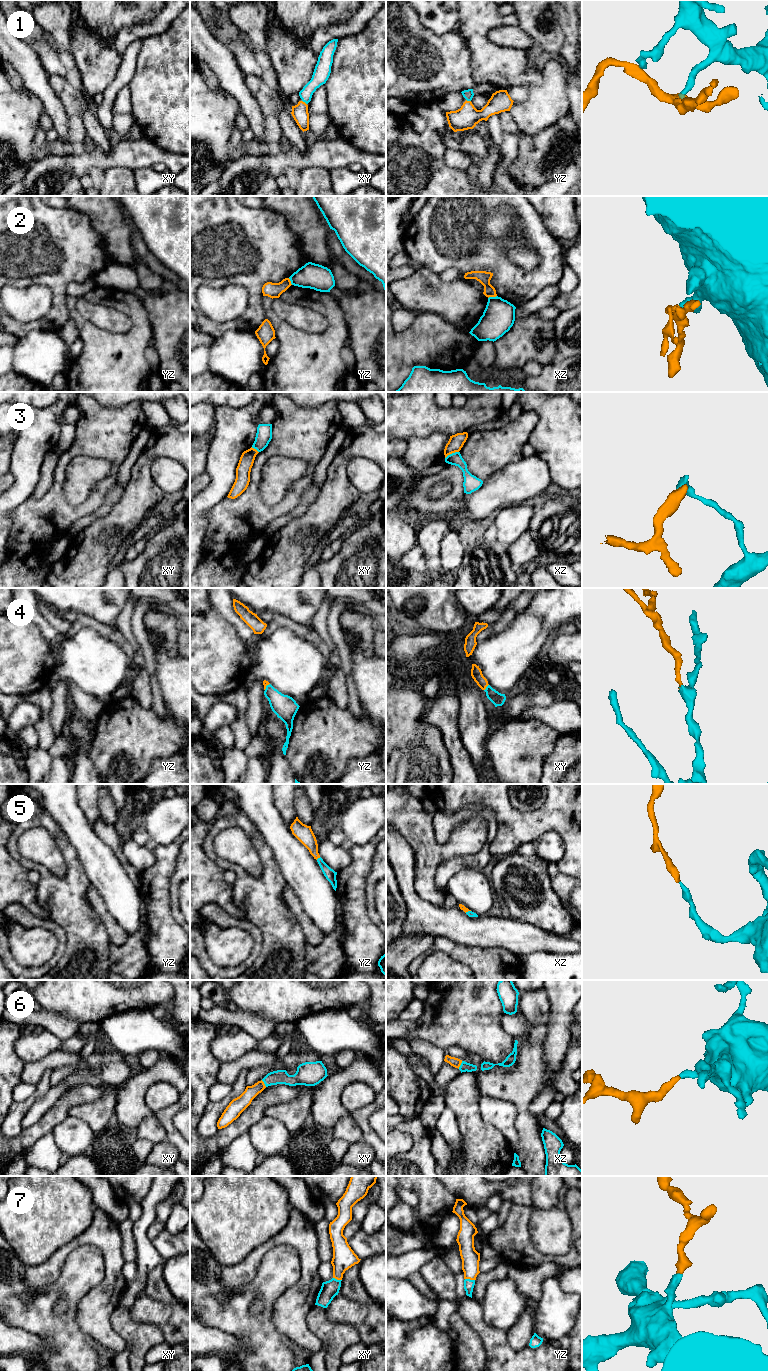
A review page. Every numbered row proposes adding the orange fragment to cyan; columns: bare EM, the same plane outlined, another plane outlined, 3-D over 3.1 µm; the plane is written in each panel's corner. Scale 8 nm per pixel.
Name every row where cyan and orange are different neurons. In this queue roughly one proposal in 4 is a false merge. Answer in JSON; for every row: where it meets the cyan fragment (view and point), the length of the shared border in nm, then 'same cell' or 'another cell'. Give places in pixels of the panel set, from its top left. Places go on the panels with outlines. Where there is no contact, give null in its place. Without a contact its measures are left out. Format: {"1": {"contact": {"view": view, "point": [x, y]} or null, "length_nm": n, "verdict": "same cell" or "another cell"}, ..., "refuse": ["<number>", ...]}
{"1": {"contact": {"view": "xy", "point": [304, 101]}, "length_nm": 50, "verdict": "same cell"}, "2": {"contact": {"view": "xz", "point": [492, 297]}, "length_nm": 80, "verdict": "another cell"}, "3": {"contact": {"view": "xz", "point": [452, 453]}, "length_nm": 130, "verdict": "another cell"}, "4": {"contact": {"view": "xy", "point": [486, 687]}, "length_nm": 70, "verdict": "same cell"}, "5": {"contact": {"view": "yz", "point": [318, 858]}, "length_nm": 40, "verdict": "same cell"}, "6": {"contact": {"view": "xz", "point": [460, 1065]}, "length_nm": 70, "verdict": "same cell"}, "7": {"contact": {"view": "yz", "point": [469, 1279]}, "length_nm": 80, "verdict": "same cell"}, "refuse": ["2", "3"]}

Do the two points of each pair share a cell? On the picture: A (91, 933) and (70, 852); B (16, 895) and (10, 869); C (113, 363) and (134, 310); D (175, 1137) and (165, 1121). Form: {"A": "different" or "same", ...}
{"A": "same", "B": "same", "C": "same", "D": "same"}

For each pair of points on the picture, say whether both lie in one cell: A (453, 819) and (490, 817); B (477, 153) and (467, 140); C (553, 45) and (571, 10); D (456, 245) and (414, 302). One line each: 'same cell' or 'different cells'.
A: same cell
B: same cell
C: different cells
D: different cells

